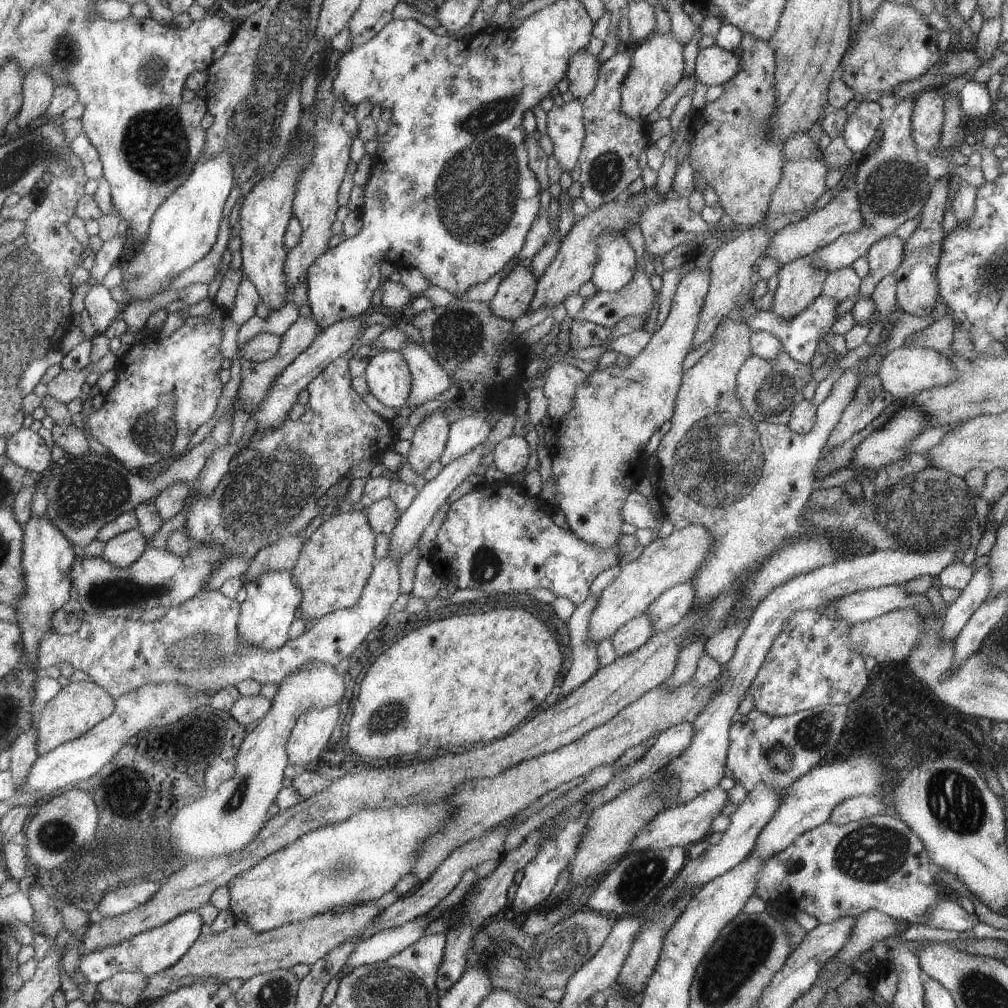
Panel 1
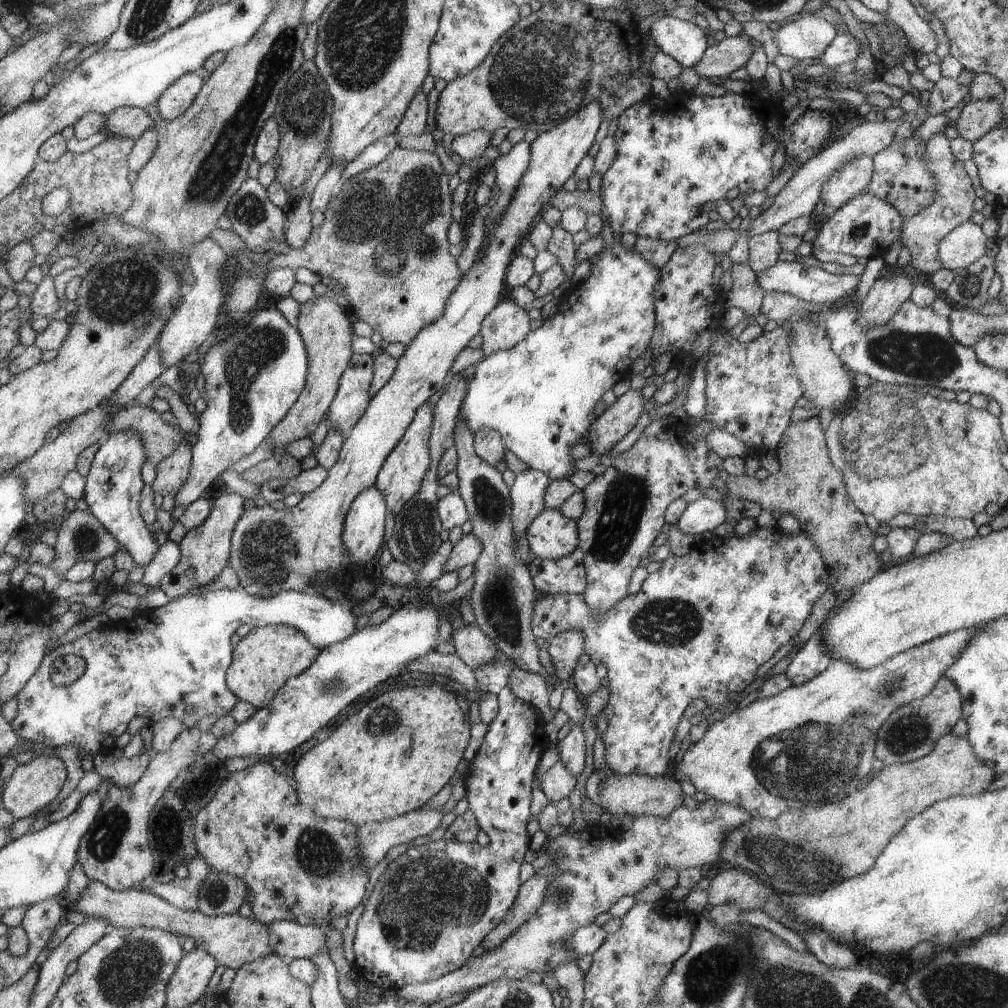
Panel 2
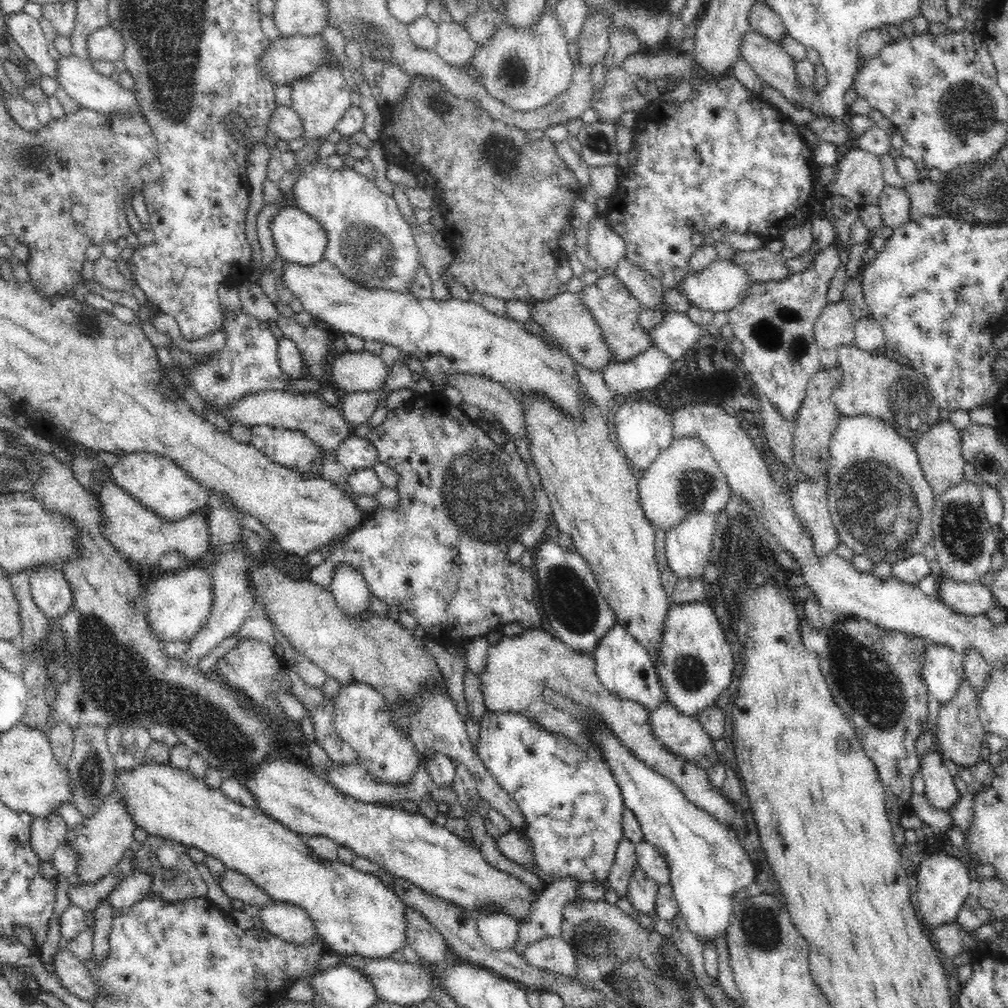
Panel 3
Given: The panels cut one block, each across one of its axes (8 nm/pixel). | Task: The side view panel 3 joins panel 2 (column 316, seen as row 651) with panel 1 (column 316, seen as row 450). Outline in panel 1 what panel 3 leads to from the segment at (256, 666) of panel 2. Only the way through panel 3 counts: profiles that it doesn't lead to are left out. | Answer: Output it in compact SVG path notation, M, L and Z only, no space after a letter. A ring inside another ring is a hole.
M337 509L305 540L299 560L291 570L295 585L303 591L296 618L302 618L304 623L308 620L317 622L335 610L349 609L359 604L373 572L374 531L362 511Z

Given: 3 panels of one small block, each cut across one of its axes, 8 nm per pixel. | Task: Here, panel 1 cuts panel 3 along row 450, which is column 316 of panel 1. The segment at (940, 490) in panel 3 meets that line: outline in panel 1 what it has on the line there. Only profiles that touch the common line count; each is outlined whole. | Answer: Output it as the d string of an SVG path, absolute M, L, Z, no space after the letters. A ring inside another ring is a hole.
M372 902L348 908L343 913L324 913L263 933L257 932L247 922L238 921L220 933L205 930L175 965L152 977L147 977L146 986L139 998L142 1004L151 1002L208 977L216 977L226 982L232 978L248 980L260 973L269 973L276 969L292 969L295 964L313 965L348 940L358 939L381 912L380 906Z

